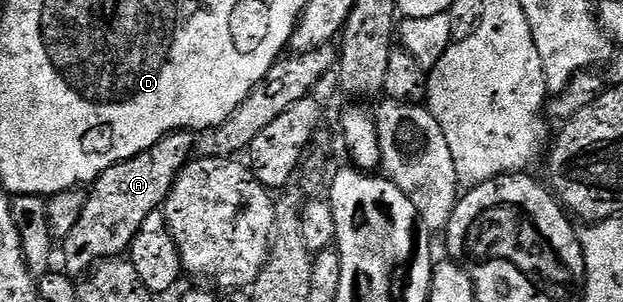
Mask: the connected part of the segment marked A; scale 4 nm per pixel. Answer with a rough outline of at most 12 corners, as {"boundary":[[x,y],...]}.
{"boundary":[[190,129],[96,180],[64,239],[71,272],[129,252],[195,158]]}

